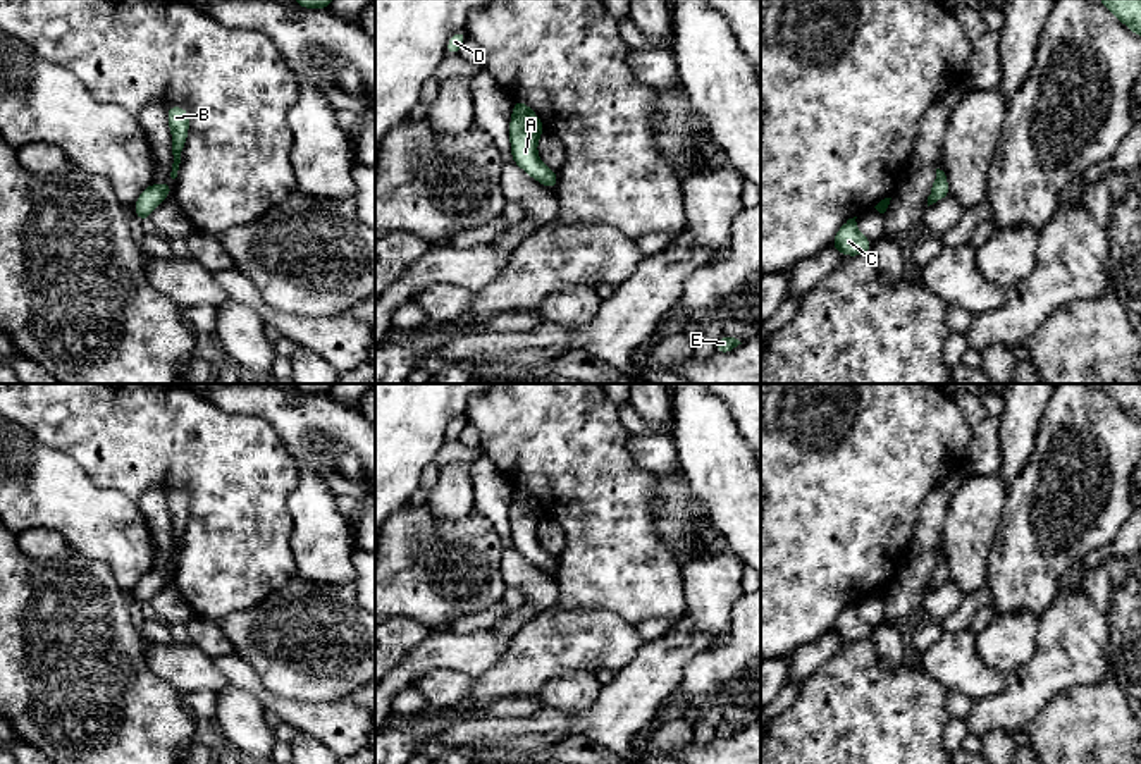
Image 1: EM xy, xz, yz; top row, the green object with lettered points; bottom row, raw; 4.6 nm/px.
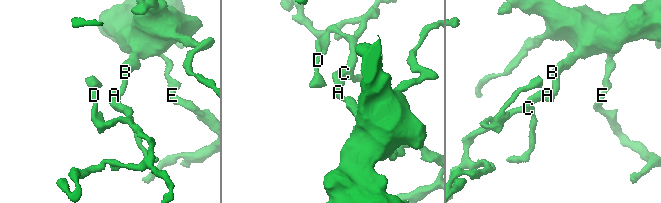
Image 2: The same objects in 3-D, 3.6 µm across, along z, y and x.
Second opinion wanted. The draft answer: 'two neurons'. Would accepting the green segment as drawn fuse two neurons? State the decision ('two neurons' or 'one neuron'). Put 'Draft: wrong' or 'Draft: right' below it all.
one neuron
Draft: wrong

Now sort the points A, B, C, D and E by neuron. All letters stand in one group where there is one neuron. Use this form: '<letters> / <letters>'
A B C D E

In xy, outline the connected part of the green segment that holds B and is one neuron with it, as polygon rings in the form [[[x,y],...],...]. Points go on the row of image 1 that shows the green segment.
[[[172,105],[167,108],[167,122],[172,132],[172,155],[174,155],[170,177],[176,179],[189,131],[189,114],[186,108]]]

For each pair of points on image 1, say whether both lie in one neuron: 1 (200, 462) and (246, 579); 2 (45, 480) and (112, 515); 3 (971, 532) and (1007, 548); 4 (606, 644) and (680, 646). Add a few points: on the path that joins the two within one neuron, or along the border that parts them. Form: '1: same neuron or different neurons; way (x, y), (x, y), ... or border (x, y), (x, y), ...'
1: same neuron; way (229, 491), (238, 499), (238, 549)
2: same neuron; way (62, 498), (81, 513), (95, 515)
3: different neurons; border (1004, 503), (1004, 518), (986, 561), (985, 582)
4: different neurons; border (644, 642), (615, 671)

